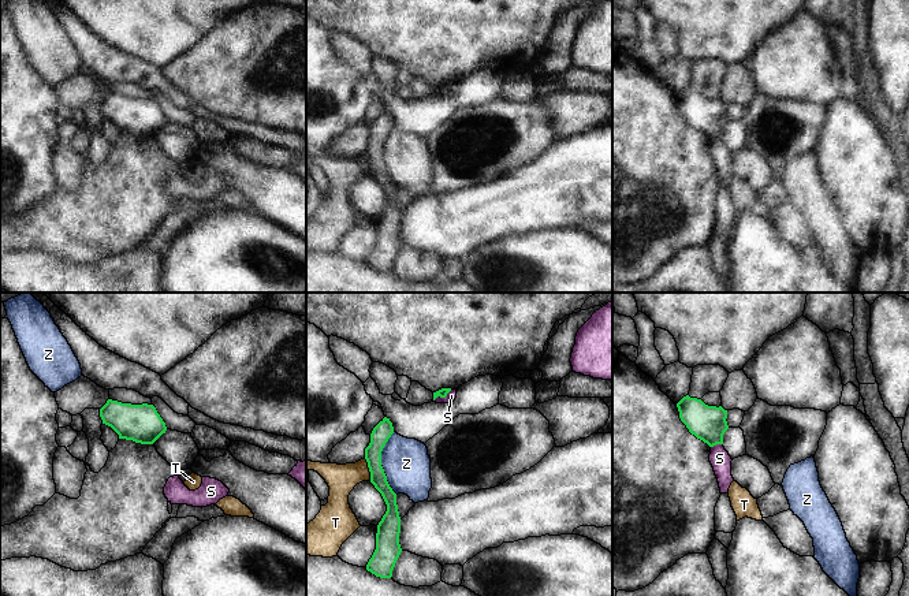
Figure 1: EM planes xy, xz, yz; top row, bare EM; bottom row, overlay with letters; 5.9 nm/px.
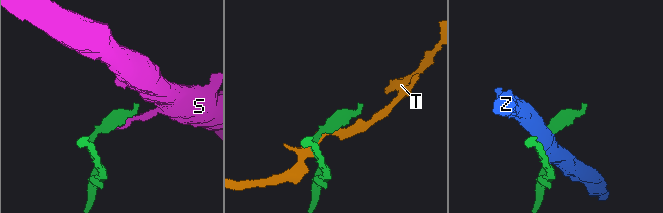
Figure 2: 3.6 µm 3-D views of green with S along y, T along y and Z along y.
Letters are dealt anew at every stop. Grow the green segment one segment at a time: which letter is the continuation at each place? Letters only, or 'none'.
none

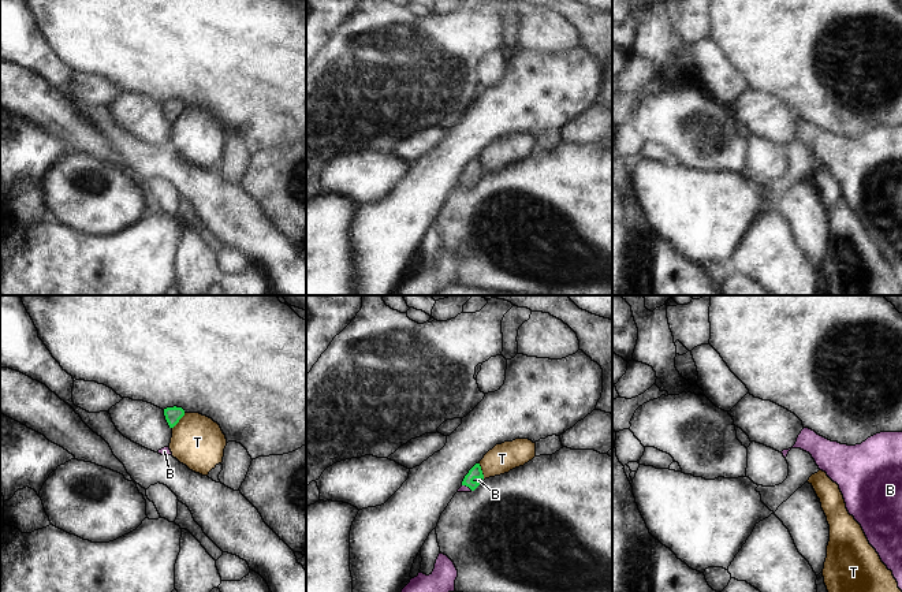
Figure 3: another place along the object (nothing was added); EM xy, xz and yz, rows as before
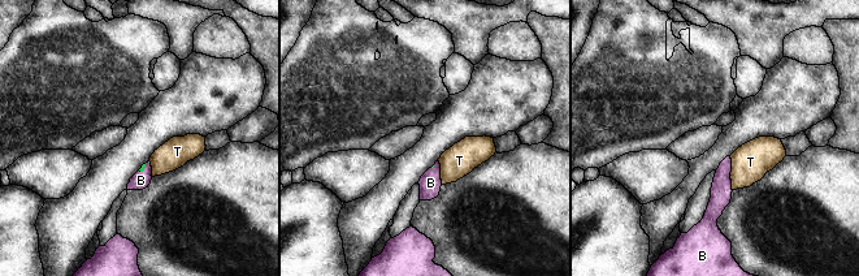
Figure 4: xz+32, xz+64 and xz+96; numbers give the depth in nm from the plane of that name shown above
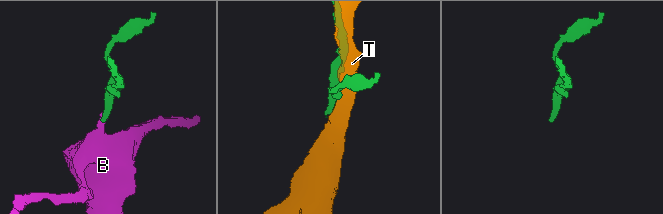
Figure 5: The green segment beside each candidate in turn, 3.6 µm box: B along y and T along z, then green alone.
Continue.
B

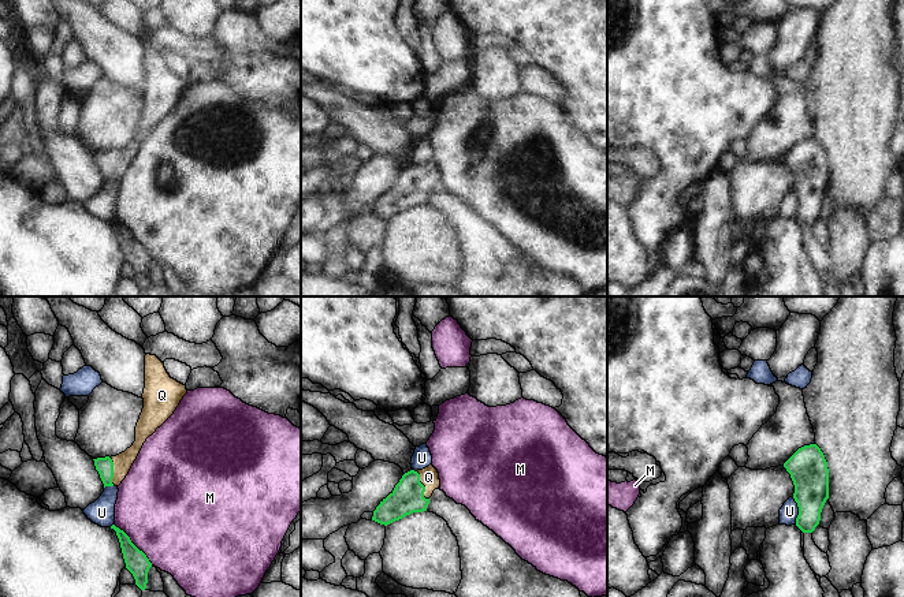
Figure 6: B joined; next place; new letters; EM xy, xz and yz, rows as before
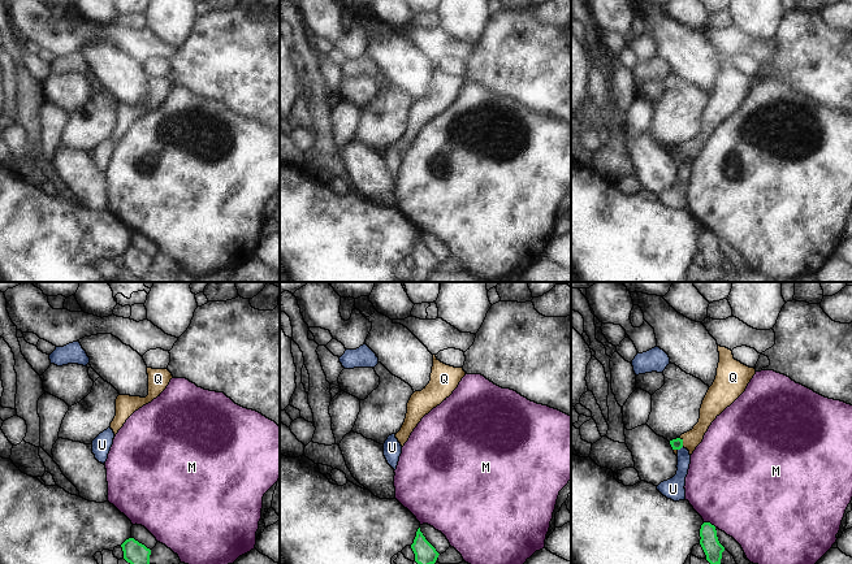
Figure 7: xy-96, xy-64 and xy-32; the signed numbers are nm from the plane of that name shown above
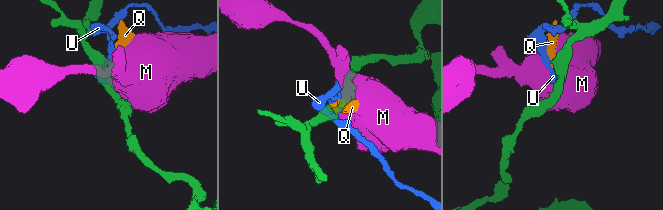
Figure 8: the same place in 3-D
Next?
Q

